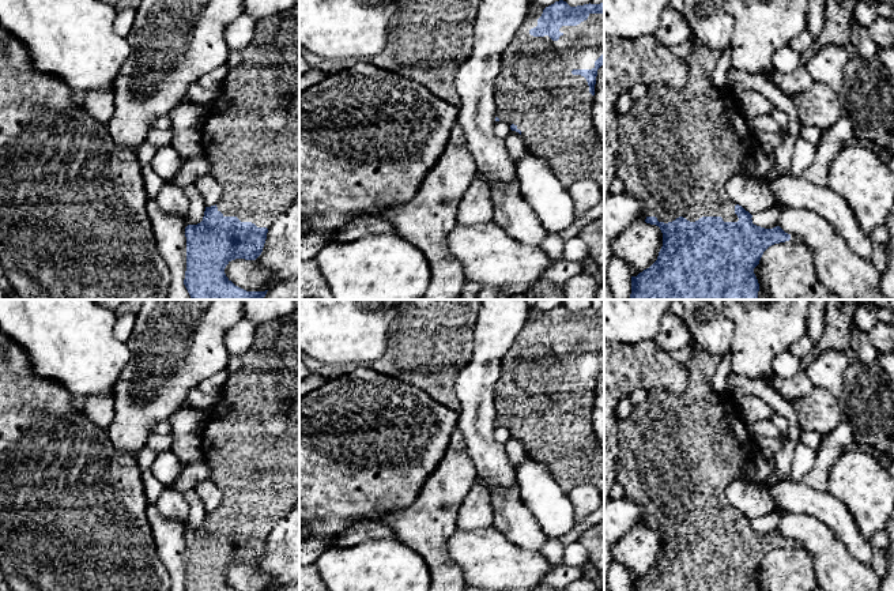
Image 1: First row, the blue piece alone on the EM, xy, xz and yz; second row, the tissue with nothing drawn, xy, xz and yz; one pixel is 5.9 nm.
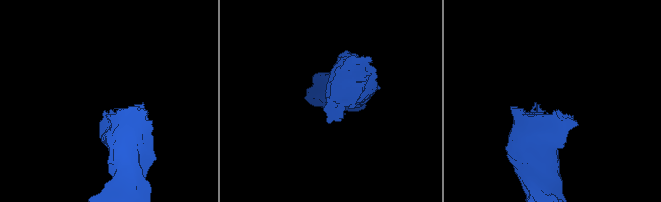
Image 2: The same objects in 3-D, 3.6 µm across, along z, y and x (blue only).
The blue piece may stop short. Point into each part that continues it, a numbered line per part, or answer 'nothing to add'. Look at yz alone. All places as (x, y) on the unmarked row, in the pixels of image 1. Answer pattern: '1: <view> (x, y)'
1: yz (679, 451)

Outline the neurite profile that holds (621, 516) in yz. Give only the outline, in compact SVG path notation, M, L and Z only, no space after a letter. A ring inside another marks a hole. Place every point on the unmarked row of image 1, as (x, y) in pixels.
M625 498L604 502L604 584L614 562L612 546L634 527L645 527L646 520L638 505Z

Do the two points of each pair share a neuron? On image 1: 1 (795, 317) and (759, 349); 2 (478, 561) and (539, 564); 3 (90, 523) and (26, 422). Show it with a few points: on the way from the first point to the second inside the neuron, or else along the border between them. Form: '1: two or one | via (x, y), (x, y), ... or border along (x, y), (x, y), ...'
1: one | via (787, 322), (768, 341)
2: one | via (493, 563), (524, 564)
3: one | via (64, 497), (33, 466), (31, 447)

